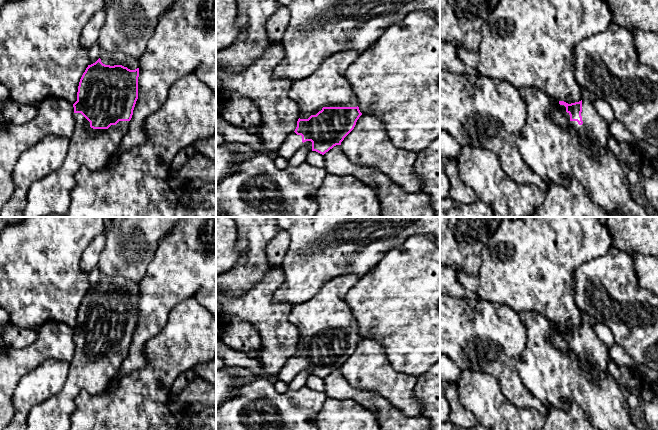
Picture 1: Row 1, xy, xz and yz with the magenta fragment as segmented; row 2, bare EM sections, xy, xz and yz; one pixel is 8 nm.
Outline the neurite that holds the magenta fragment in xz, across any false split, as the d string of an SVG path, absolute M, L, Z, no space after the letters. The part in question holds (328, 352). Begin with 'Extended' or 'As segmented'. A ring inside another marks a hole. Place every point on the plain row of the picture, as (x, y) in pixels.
Extended. M354 274L335 276L323 283L310 300L292 305L289 321L299 330L299 343L295 355L287 360L278 373L279 380L290 383L303 370L324 379L334 370L341 369L354 353L362 337L351 308L343 296L358 280L359 277Z

